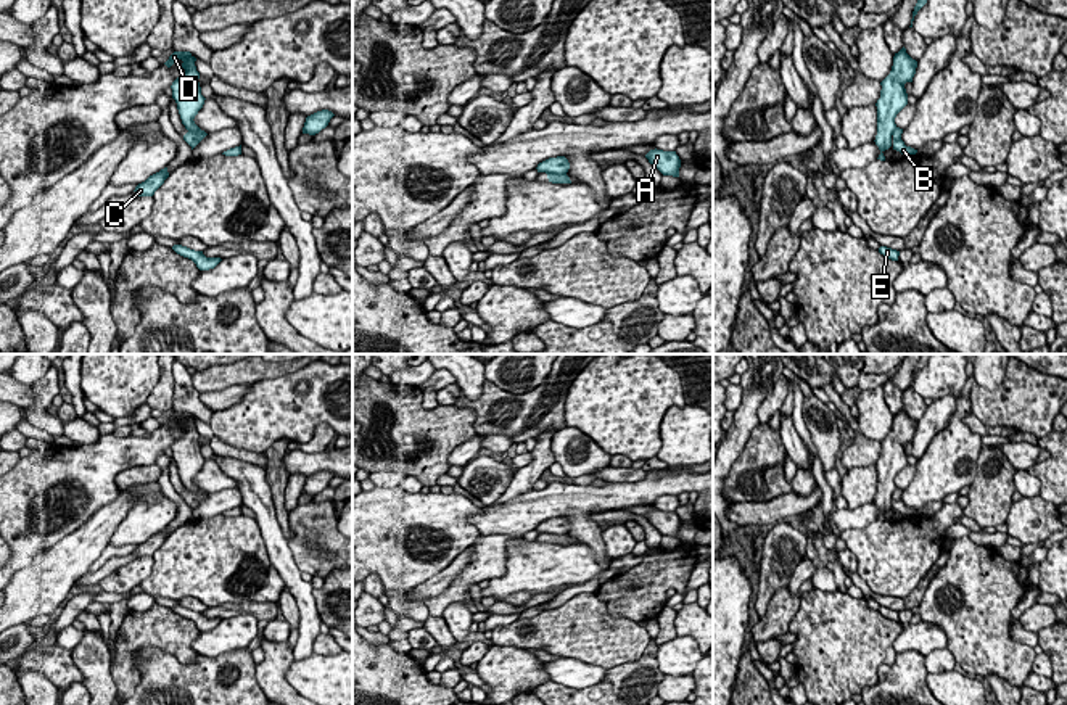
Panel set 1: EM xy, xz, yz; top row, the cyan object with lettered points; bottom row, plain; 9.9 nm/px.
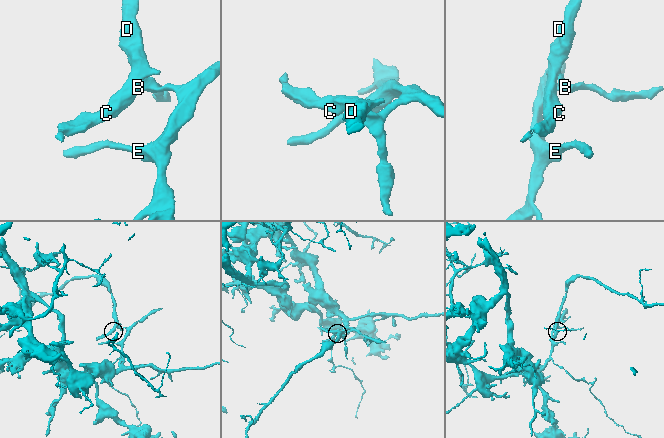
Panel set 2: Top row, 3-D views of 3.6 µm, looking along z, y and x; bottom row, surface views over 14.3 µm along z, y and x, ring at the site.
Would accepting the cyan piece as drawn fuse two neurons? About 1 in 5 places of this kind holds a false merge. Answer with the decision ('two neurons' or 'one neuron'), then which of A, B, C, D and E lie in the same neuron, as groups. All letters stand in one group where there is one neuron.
two neurons | A B E / C D

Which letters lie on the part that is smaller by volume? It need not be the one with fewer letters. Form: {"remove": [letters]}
{"remove": ["C", "D"]}

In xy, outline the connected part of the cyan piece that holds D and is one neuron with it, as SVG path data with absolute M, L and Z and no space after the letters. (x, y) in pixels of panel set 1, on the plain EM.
M174 412L164 425L171 428L177 420L183 422L182 428L185 430L185 435L177 438L171 449L182 484L188 493L204 493L193 481L206 460L201 456L201 447L198 443L200 433L195 427L196 418L190 412Z

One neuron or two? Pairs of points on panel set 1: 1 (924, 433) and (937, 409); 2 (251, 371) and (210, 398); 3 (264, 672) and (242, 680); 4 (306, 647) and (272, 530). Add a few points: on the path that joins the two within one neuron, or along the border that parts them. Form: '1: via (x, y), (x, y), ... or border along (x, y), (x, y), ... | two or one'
1: via (927, 427), (937, 416) | one
2: border along (250, 383), (234, 383), (200, 393) | two
3: border along (255, 665), (255, 678), (261, 688) | two
4: via (308, 618), (304, 597), (282, 559) | one

